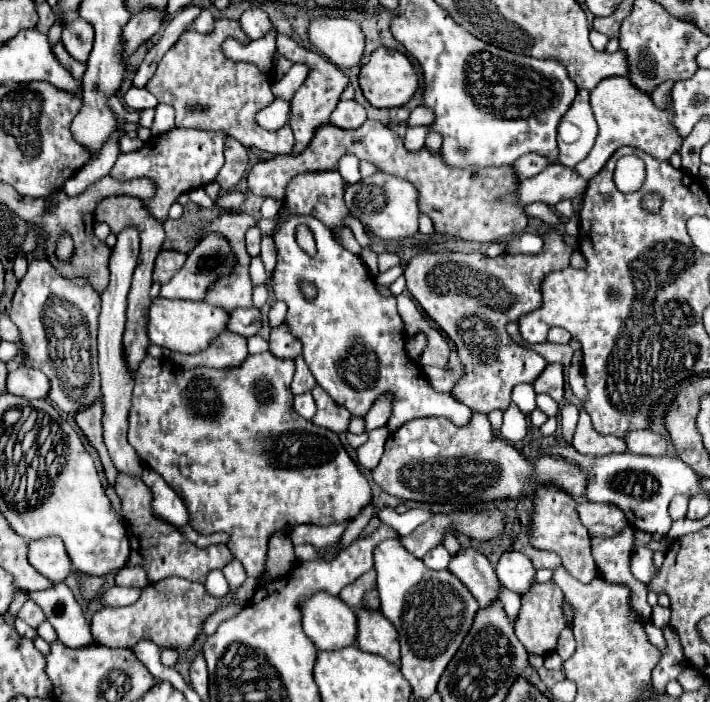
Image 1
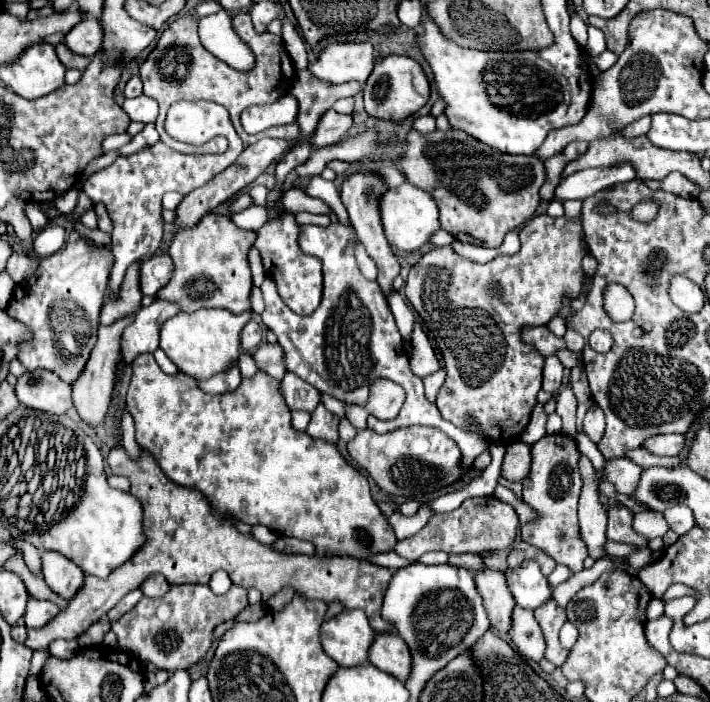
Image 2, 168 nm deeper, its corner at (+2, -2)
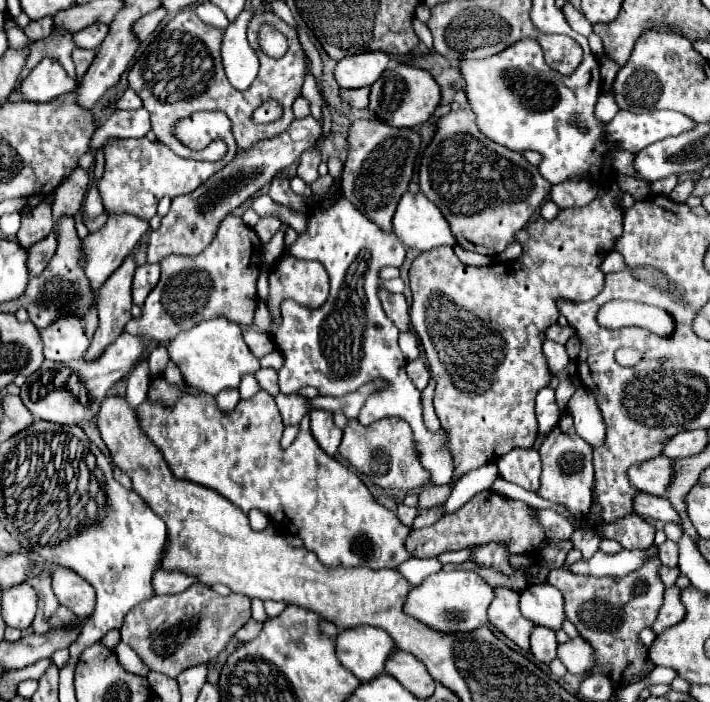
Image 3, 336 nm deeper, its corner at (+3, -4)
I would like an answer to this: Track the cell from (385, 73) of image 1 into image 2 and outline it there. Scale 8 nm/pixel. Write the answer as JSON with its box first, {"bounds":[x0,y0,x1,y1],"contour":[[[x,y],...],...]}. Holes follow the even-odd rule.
{"bounds":[364,56,430,120],"contour":[[[386,56],[374,64],[370,78],[364,84],[364,106],[374,118],[400,120],[418,112],[430,96],[430,84],[422,66],[408,56]]]}

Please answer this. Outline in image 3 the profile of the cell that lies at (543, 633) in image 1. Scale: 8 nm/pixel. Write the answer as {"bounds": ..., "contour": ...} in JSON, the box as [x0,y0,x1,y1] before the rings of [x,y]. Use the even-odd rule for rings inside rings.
{"bounds":[559,638,597,676],"contour":[[[575,638],[567,644],[559,644],[559,660],[567,666],[571,674],[585,676],[597,666],[593,658],[593,648],[583,638]]]}

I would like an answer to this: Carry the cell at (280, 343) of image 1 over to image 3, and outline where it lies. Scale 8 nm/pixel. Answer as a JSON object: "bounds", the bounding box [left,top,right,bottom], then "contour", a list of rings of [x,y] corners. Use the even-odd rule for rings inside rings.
{"bounds":[255,368,279,396],"contour":[[[261,368],[257,374],[255,374],[261,390],[269,392],[271,396],[277,396],[279,394],[279,386],[277,386],[277,372],[271,370],[271,368]]]}

